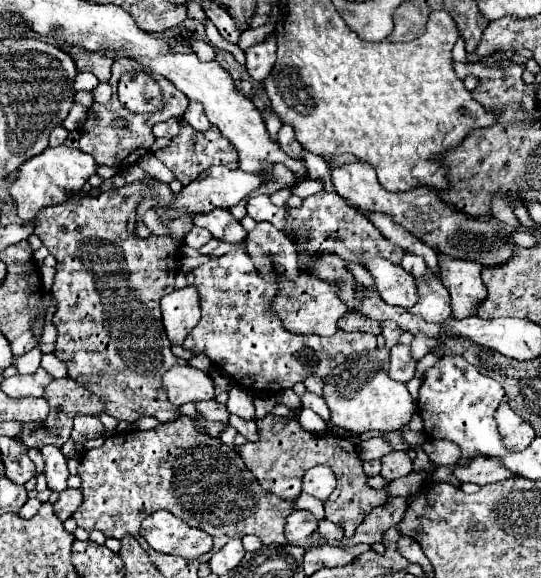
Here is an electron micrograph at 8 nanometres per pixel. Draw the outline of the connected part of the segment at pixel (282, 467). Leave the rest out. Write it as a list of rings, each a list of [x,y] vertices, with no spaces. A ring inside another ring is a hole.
[[[268,414],[266,418],[258,420],[258,432],[260,440],[246,442],[238,448],[244,464],[254,474],[254,478],[260,482],[260,486],[278,498],[284,500],[296,500],[302,492],[302,479],[308,468],[314,468],[316,464],[326,464],[334,476],[336,476],[336,488],[326,500],[326,518],[340,526],[346,534],[346,538],[354,536],[356,526],[364,520],[364,516],[376,508],[384,506],[388,502],[388,492],[384,488],[376,490],[368,484],[368,476],[364,474],[362,460],[356,452],[356,446],[340,436],[334,434],[310,434],[306,432],[296,418],[280,418]]]

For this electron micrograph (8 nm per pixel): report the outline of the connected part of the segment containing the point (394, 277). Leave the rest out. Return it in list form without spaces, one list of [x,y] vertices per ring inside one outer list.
[[[380,256],[370,258],[364,266],[374,276],[376,290],[386,304],[410,308],[418,300],[414,278],[402,266],[396,266]]]

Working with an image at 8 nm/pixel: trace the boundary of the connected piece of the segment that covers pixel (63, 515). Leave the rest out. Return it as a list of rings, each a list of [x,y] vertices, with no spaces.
[[[66,488],[64,492],[60,492],[58,502],[54,504],[54,514],[56,514],[60,520],[70,518],[70,516],[76,512],[76,508],[80,506],[80,500],[82,500],[82,498],[84,498],[84,496],[82,496],[82,490],[78,490],[78,488]]]

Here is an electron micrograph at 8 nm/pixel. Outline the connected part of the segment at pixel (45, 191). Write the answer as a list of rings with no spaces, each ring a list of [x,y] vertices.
[[[56,146],[56,148],[48,148],[48,150],[40,152],[36,158],[30,158],[28,162],[24,162],[24,166],[20,166],[20,170],[16,170],[16,176],[10,182],[8,192],[18,206],[18,216],[24,222],[30,222],[40,208],[66,202],[66,194],[70,194],[72,190],[80,190],[92,174],[96,174],[96,162],[90,154],[84,154],[84,152],[80,152],[76,148],[68,148],[68,146]]]

